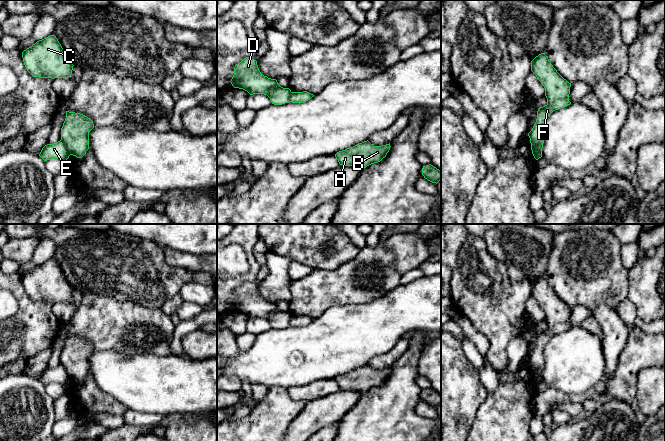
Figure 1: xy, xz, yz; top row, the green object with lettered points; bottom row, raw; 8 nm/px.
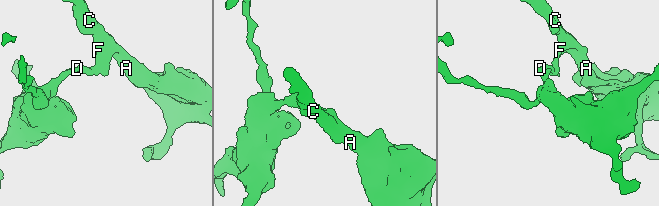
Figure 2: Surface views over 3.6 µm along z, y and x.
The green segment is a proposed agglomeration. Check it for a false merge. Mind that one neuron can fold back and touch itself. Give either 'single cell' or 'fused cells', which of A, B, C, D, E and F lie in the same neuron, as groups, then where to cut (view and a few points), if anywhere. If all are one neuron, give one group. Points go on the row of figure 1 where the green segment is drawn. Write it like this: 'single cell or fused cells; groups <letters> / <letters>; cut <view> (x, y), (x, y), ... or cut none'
fused cells; groups A B C F / D E; cut xy (61, 139), (70, 154)

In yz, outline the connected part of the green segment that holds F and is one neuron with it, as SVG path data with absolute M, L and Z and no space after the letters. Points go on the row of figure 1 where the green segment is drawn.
M545 53L539 54L531 61L531 71L544 86L547 98L547 104L538 109L536 122L528 133L531 145L542 149L544 123L553 111L571 104L569 101L571 83L557 72Z

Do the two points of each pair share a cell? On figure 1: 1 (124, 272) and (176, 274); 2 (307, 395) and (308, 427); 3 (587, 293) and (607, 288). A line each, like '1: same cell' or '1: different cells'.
1: same cell
2: different cells
3: same cell

